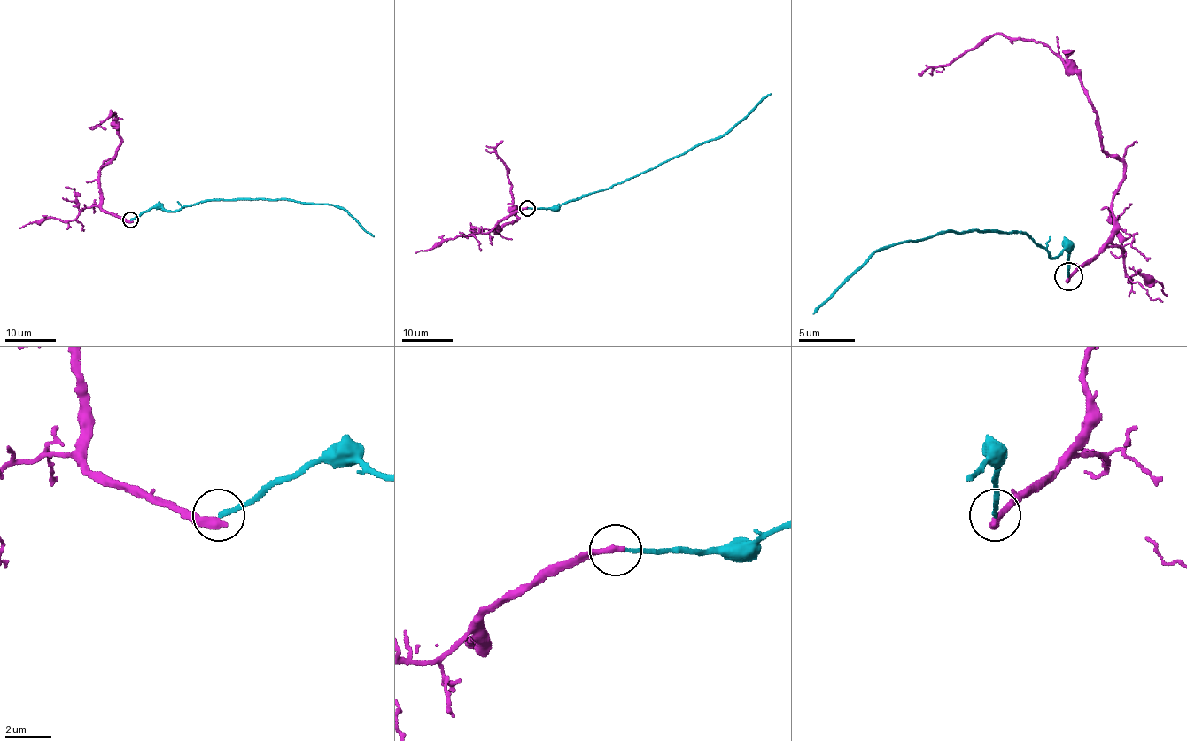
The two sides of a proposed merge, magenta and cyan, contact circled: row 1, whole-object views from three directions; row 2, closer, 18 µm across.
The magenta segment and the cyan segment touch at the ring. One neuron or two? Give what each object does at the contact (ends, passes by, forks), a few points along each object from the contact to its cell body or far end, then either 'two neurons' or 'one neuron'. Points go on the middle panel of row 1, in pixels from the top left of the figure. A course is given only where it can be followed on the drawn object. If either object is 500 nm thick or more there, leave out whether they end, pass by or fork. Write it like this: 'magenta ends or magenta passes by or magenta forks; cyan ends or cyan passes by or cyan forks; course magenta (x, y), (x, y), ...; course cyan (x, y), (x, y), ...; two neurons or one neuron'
magenta ends; cyan ends; course magenta (528, 208), (503, 217), (499, 222), (497, 233), (517, 218), (508, 168), (496, 153), (502, 140); course cyan (528, 208), (558, 208), (723, 136), (770, 93); two neurons

